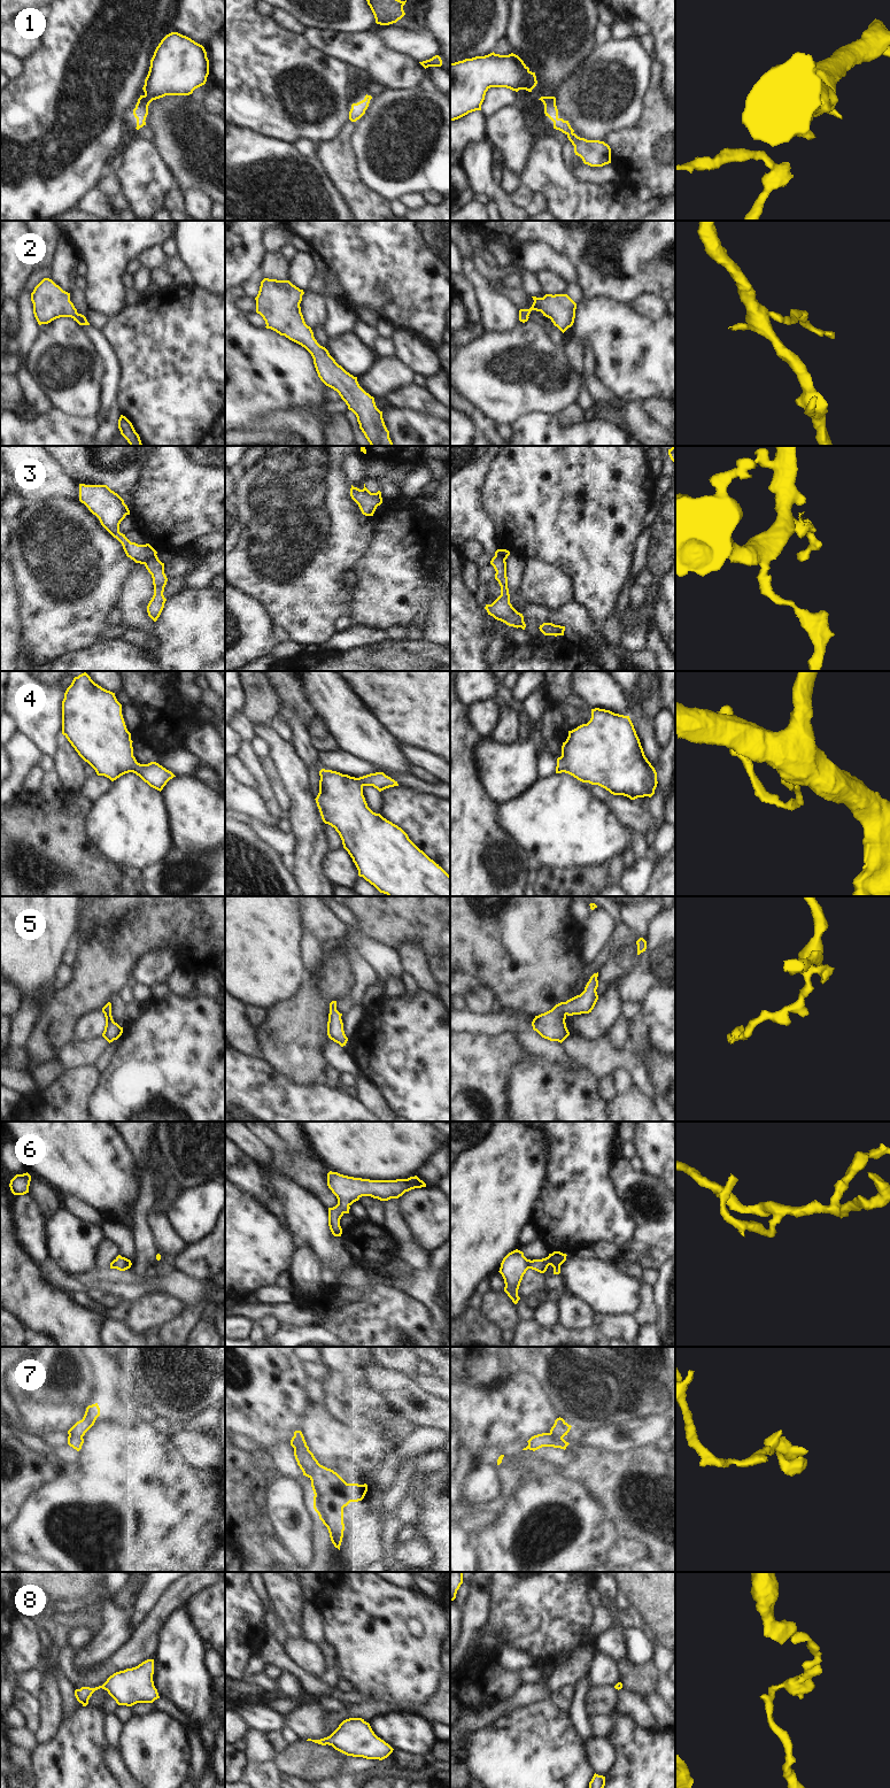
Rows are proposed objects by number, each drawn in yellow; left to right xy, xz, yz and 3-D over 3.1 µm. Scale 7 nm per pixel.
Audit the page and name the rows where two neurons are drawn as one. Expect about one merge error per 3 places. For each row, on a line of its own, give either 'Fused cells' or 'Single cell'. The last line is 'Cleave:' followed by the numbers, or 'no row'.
1: Single cell
2: Single cell
3: Fused cells
4: Single cell
5: Single cell
6: Single cell
7: Fused cells
8: Single cell
Cleave: 3, 7.

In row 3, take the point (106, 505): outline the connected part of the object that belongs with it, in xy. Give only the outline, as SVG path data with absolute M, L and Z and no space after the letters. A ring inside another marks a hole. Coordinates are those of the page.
M79 484L79 501L95 515L101 525L123 546L127 557L136 563L145 564L157 552L149 545L131 542L125 534L119 532L119 524L130 515L124 500L107 485Z

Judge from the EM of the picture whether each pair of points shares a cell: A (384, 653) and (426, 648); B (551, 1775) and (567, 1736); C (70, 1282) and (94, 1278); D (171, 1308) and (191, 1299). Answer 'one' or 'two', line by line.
A: one
B: one
C: one
D: two

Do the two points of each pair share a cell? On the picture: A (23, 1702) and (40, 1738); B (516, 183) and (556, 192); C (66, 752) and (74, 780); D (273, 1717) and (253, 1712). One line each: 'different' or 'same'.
A: different
B: different
C: same
D: same

